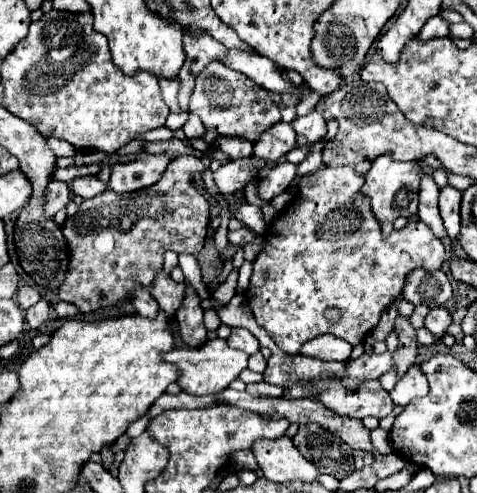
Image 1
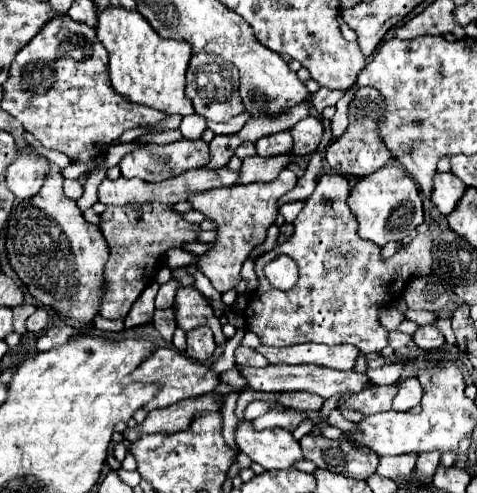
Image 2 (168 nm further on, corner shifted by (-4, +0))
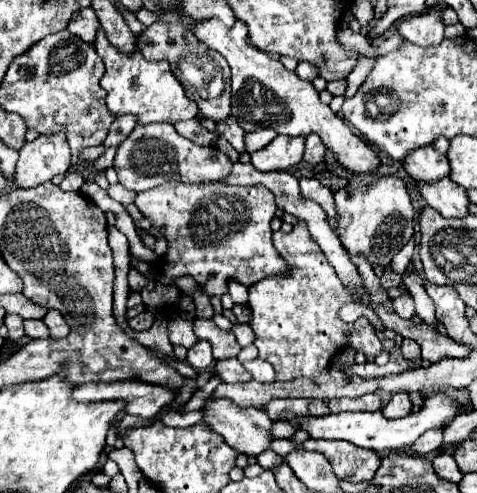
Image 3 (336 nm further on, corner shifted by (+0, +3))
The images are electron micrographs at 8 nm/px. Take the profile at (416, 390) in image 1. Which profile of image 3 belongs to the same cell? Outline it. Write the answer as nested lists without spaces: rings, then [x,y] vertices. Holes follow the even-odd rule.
[[[400,392],[400,394],[394,394],[388,404],[382,406],[382,414],[384,418],[388,420],[394,420],[394,418],[404,418],[412,412],[412,402],[410,398],[406,396],[406,392]]]

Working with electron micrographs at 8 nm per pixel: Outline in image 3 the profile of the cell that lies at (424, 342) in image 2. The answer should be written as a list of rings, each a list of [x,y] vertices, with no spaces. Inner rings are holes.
[[[402,340],[400,344],[400,352],[402,352],[402,358],[406,360],[414,360],[416,356],[420,356],[420,346],[414,342],[414,340]]]

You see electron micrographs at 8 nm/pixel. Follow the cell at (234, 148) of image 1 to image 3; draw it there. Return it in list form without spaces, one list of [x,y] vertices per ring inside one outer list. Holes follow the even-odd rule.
[[[230,116],[226,120],[222,120],[222,130],[220,136],[224,136],[238,152],[244,152],[244,130],[240,128],[240,124]]]

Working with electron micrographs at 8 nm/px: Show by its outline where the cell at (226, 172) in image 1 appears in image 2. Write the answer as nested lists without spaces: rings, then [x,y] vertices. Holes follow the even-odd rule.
[[[252,155],[242,159],[242,167],[238,171],[238,185],[258,183],[258,181],[274,181],[278,173],[286,167],[290,155],[276,155],[276,157],[260,157]]]

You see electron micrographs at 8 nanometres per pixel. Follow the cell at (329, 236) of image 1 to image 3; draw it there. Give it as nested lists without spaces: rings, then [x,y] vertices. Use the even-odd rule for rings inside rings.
[[[298,222],[288,234],[278,230],[272,238],[278,252],[290,264],[290,276],[268,276],[250,286],[248,308],[252,312],[252,330],[256,332],[254,346],[258,348],[258,356],[274,366],[276,380],[288,382],[296,378],[316,378],[330,366],[334,352],[348,344],[348,332],[350,344],[358,352],[372,356],[380,354],[382,342],[366,318],[358,318],[354,324],[346,324],[338,318],[340,306],[354,300],[338,280],[334,268],[328,266],[318,244],[310,240],[306,224]]]

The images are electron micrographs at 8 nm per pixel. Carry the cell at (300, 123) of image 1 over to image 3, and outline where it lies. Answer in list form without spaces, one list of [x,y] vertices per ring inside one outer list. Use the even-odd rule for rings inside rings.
[[[314,134],[306,136],[306,152],[304,152],[304,162],[306,164],[310,164],[310,166],[322,164],[324,152],[326,152],[326,148],[324,148],[322,140],[318,140],[318,136],[314,136]]]

